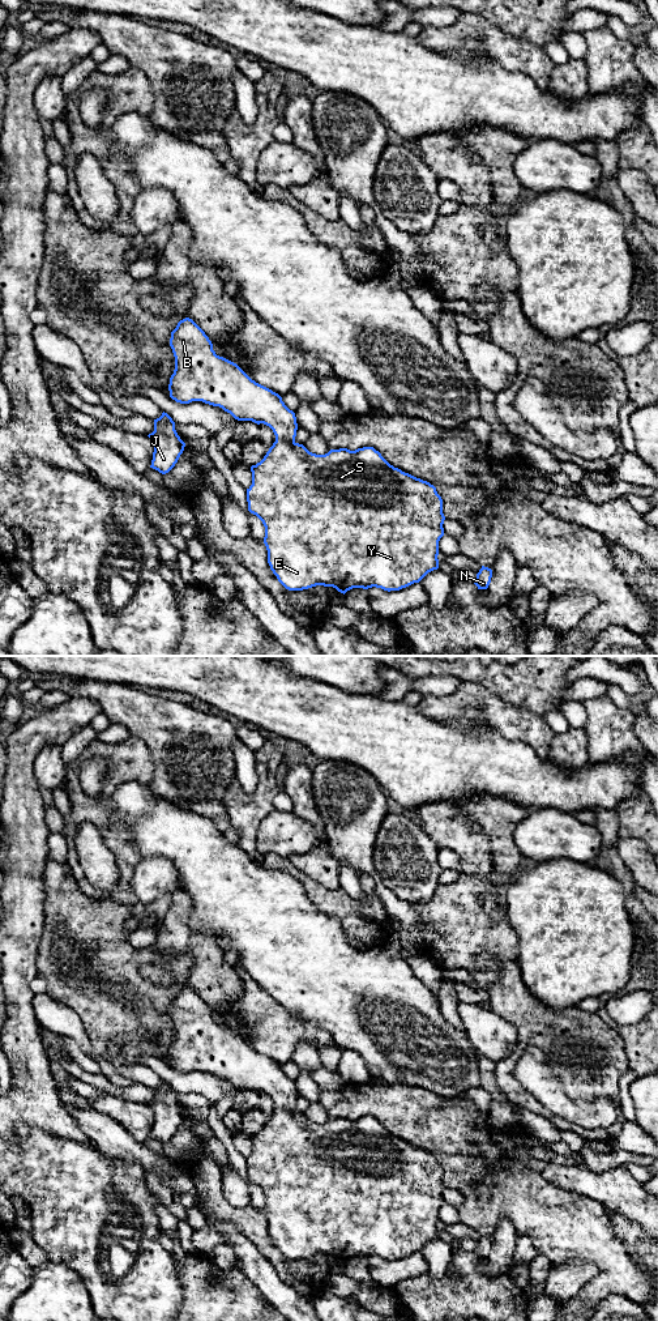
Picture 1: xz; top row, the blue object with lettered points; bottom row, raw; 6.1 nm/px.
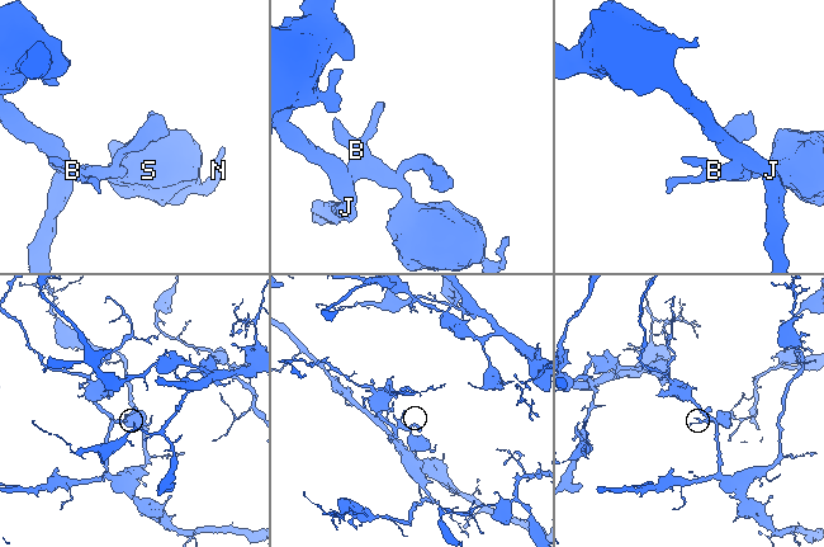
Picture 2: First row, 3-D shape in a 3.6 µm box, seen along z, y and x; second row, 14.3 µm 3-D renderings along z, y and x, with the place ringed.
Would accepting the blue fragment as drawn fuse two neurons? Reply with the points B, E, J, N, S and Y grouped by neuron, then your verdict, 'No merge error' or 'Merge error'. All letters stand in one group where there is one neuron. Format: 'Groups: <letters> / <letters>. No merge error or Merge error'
Groups: B E J N S Y. No merge error

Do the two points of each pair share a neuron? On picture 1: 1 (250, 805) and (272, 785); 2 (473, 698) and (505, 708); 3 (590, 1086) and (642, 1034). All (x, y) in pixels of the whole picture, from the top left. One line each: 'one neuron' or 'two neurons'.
1: one neuron
2: one neuron
3: two neurons

